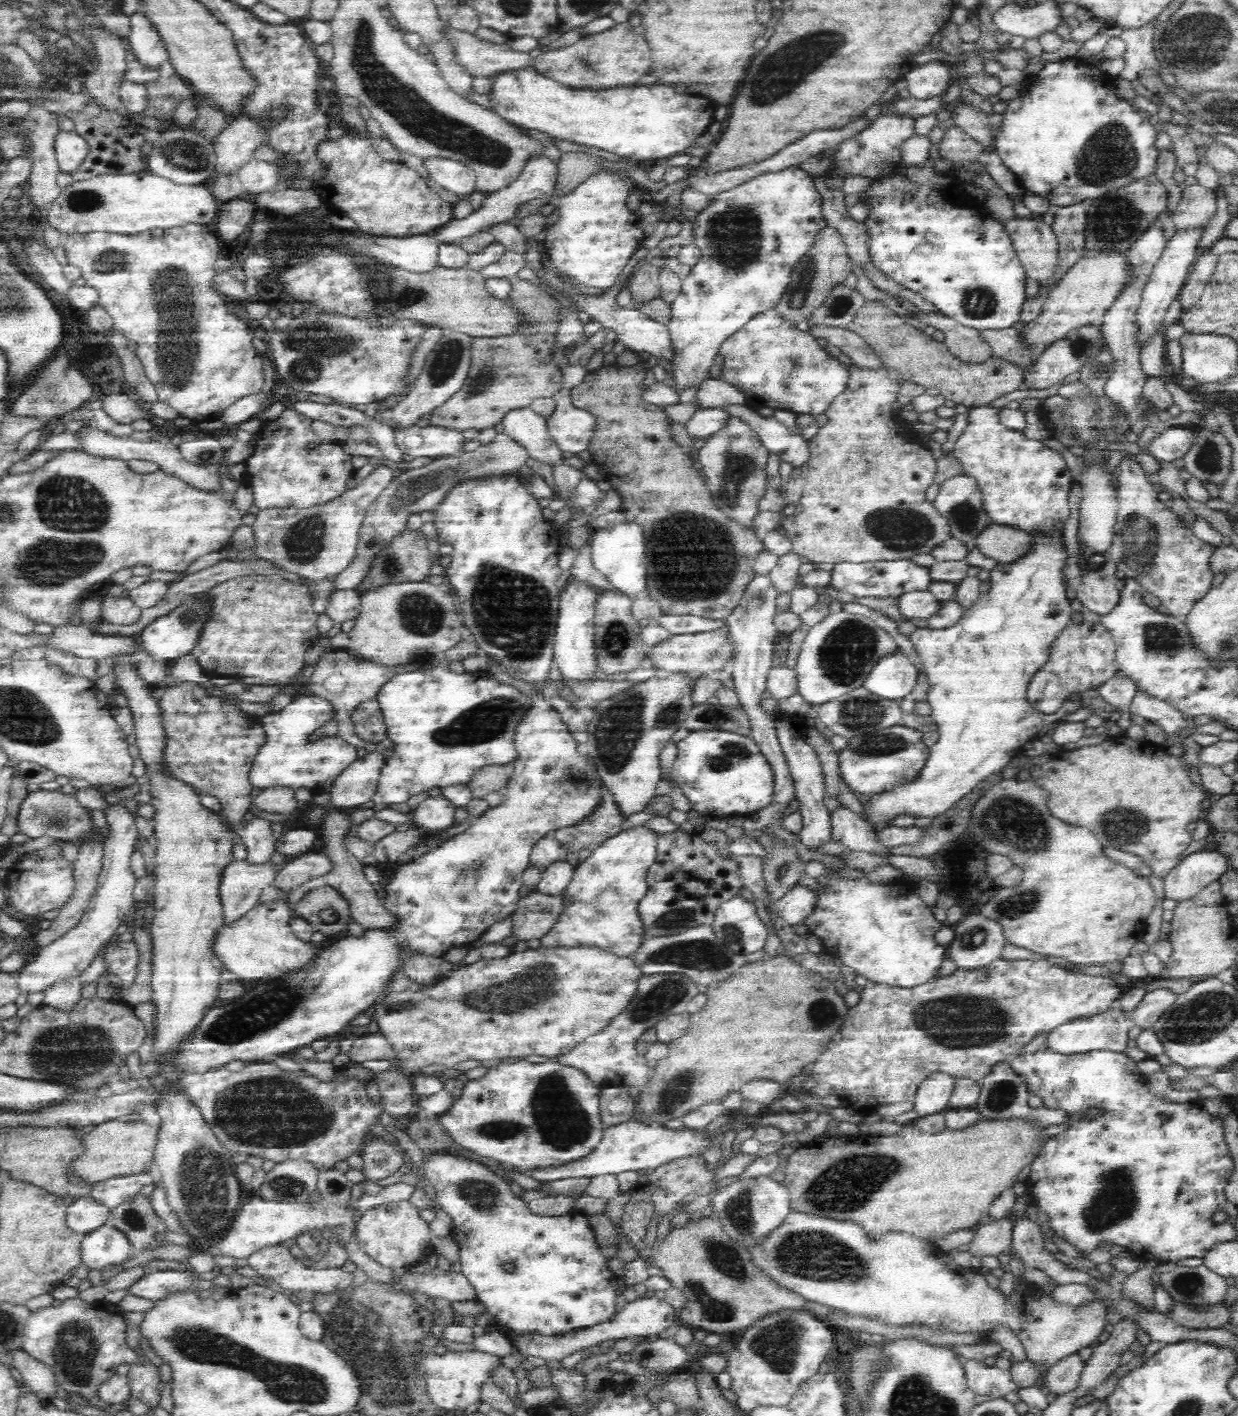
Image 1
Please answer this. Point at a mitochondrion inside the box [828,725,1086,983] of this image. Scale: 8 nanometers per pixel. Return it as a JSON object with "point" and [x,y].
{"point":[1014,821]}

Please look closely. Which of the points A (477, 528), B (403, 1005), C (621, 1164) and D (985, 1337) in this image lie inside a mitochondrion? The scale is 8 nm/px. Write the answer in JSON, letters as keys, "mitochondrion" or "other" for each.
{"A":"other","B":"mitochondrion","C":"other","D":"other"}

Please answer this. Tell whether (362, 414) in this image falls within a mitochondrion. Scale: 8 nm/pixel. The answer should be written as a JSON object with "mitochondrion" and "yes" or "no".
{"mitochondrion":"no"}

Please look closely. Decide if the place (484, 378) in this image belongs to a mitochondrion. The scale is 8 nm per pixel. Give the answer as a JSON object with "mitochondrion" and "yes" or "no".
{"mitochondrion":"yes"}

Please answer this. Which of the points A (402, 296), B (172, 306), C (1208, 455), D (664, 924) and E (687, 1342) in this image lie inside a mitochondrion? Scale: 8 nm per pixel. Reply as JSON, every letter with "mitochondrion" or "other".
{"A":"mitochondrion","B":"mitochondrion","C":"mitochondrion","D":"mitochondrion","E":"other"}

